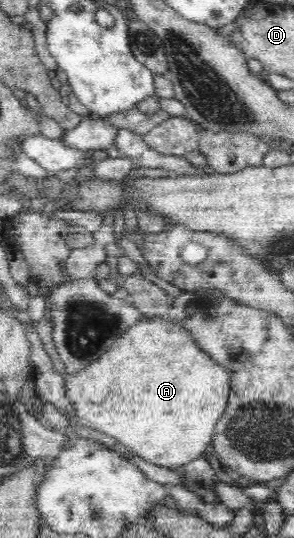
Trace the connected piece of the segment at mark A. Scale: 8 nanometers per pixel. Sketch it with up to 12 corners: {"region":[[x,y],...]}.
{"region":[[177,321],[62,378],[75,425],[167,469],[212,443],[231,374]]}

